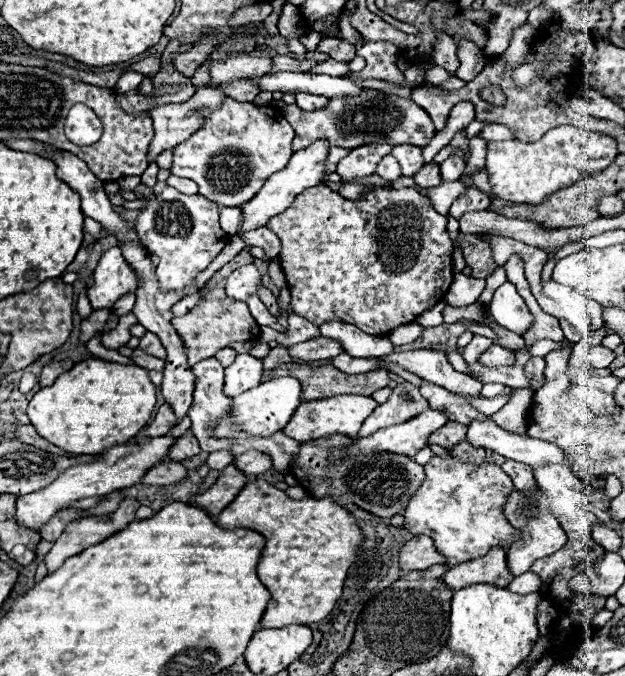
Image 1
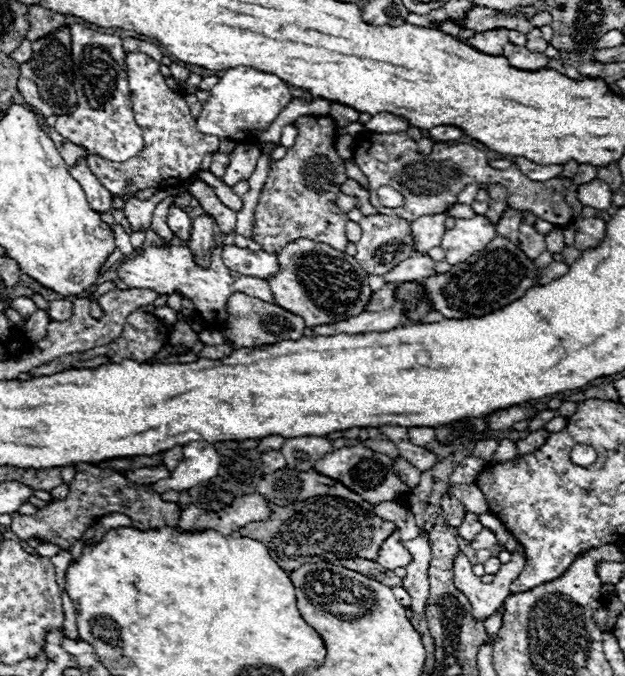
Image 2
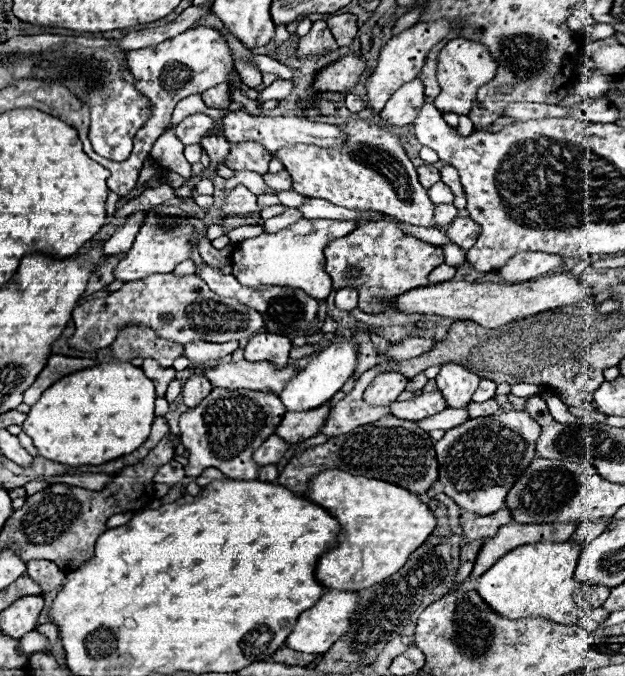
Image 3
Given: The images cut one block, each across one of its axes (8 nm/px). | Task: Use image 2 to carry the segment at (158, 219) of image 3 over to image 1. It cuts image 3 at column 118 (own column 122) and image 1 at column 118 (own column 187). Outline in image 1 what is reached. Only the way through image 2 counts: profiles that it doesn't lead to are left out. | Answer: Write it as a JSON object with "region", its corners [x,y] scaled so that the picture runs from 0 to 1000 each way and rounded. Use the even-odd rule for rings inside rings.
{"region":[[[176,367],[160,382],[160,391],[150,396],[150,426],[141,426],[141,441],[150,459],[179,453],[202,432],[221,426],[221,408],[214,396],[198,385],[195,370]]]}

